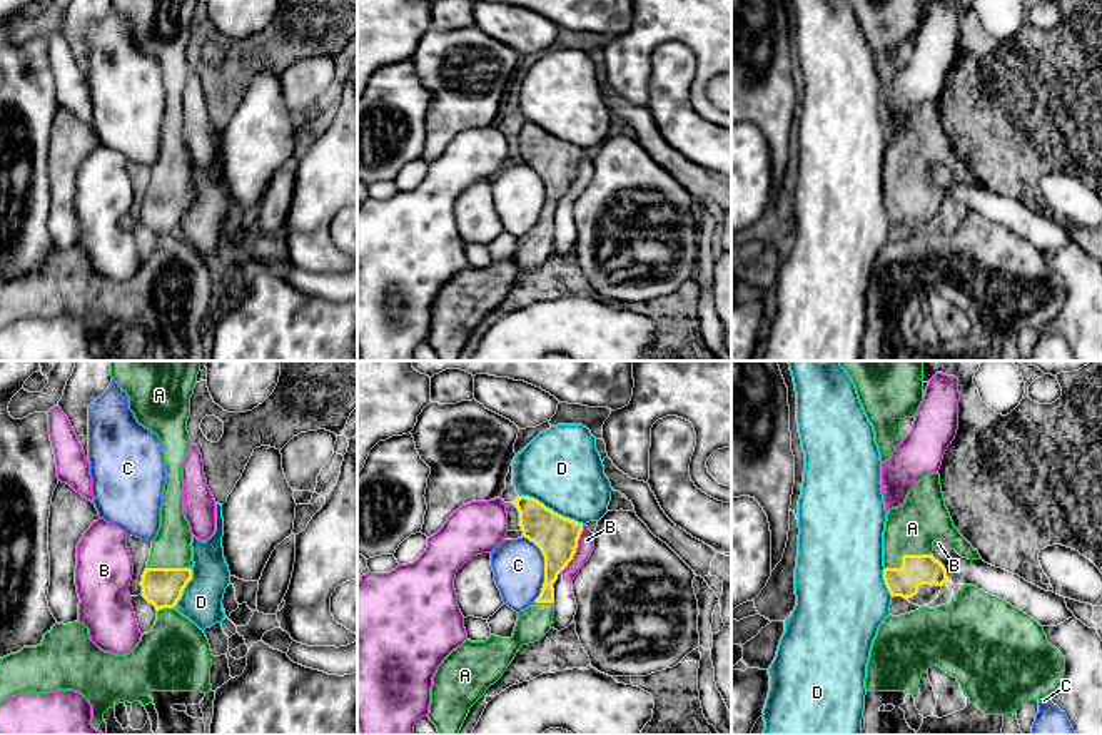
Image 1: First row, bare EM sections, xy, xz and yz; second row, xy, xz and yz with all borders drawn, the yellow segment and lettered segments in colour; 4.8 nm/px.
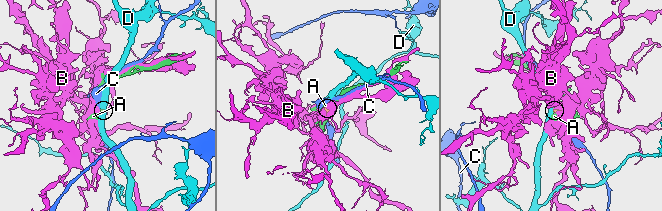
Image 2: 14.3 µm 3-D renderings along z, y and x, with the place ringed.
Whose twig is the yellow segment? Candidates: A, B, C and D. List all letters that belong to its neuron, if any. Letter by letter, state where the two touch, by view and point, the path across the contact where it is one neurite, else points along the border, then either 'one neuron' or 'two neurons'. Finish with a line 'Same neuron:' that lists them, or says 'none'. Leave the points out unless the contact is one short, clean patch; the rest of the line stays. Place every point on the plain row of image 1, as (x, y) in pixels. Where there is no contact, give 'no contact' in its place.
A: contact yz (904, 181); one neuron
B: contact xz (576, 172); border xz (583, 151), (576, 177), (560, 197); two neurons
C: contact xz (545, 192); border xz (523, 161), (543, 182), (543, 212), (535, 226); two neurons
D: contact xz (551, 136); border xz (520, 121), (536, 124), (555, 137), (583, 149); two neurons
Same neuron: A

